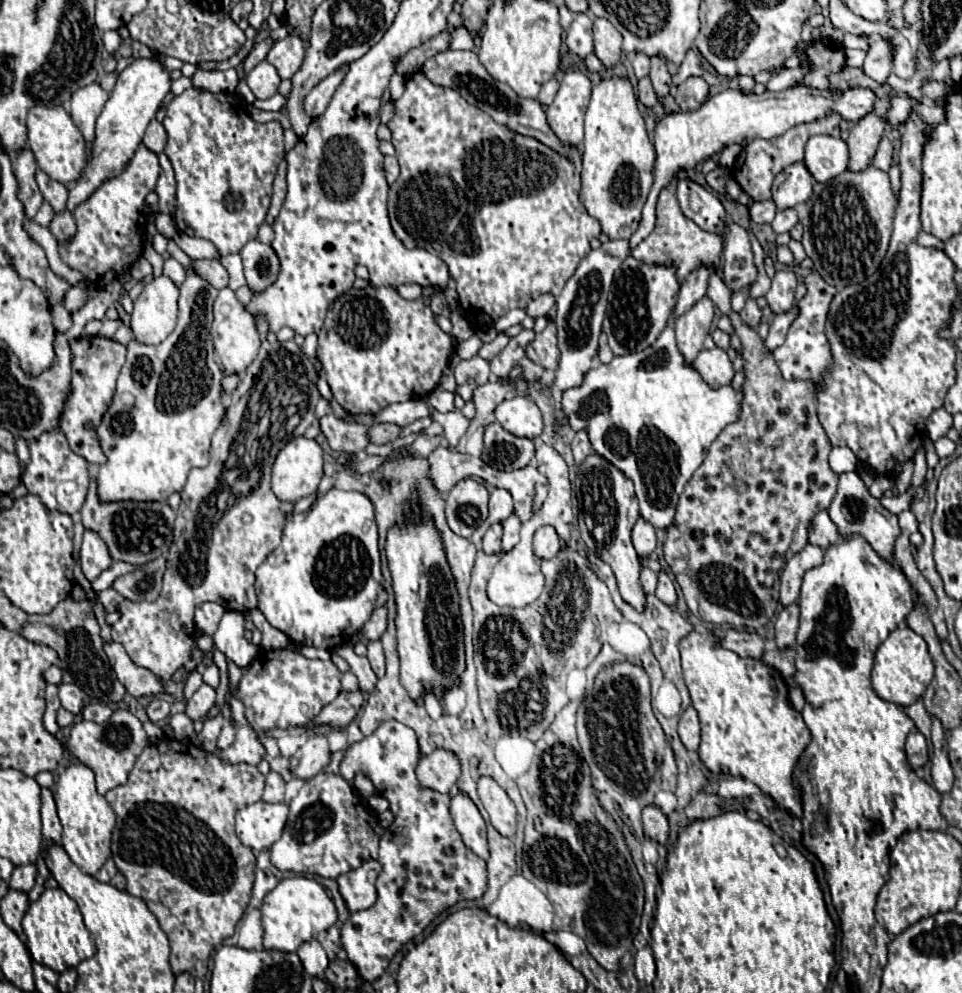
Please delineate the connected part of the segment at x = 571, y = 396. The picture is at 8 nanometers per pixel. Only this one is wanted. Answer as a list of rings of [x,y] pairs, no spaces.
[[[668,326],[654,346],[626,354],[614,356],[610,364],[600,364],[590,368],[582,380],[580,388],[568,388],[562,392],[562,412],[568,416],[568,424],[574,432],[586,430],[592,450],[614,464],[628,480],[634,482],[634,492],[640,502],[640,516],[658,530],[668,530],[674,520],[678,498],[694,474],[694,470],[706,458],[706,452],[718,432],[738,420],[742,394],[732,386],[722,386],[718,390],[708,388],[708,384],[698,376],[698,372],[682,360],[676,348],[674,328]]]

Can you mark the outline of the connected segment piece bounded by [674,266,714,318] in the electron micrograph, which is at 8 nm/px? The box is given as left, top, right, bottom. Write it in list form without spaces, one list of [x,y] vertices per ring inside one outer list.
[[[700,266],[686,278],[686,282],[680,288],[678,302],[674,306],[674,318],[688,312],[698,300],[702,300],[706,296],[706,280],[708,280],[710,272],[714,272],[710,266]]]

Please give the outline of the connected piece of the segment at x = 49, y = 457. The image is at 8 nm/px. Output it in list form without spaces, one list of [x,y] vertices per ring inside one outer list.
[[[60,430],[42,434],[36,442],[30,442],[28,448],[30,448],[30,462],[22,472],[22,482],[26,484],[28,492],[40,496],[42,504],[50,510],[58,510],[66,514],[78,512],[84,504],[90,482],[88,462],[70,450],[68,440]]]

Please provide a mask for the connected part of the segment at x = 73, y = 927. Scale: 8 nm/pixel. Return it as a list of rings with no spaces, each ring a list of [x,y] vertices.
[[[62,888],[46,890],[40,896],[40,900],[30,904],[30,908],[22,920],[22,928],[26,934],[26,946],[32,954],[32,958],[38,964],[48,966],[56,974],[60,974],[68,968],[76,968],[82,960],[92,958],[96,952],[90,932],[86,930],[86,926],[82,922],[78,904]]]

